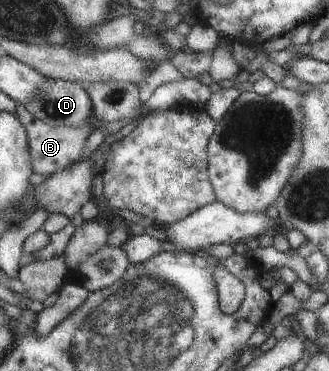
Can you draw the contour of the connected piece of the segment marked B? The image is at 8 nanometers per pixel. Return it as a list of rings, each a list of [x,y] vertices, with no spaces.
[[[18,105],[17,109],[17,118],[23,122],[30,148],[31,170],[35,174],[49,176],[61,172],[67,166],[80,160],[87,138],[95,131],[89,120],[83,122],[81,126],[53,127],[45,124],[39,118],[35,118],[29,110],[25,110],[23,105]]]

